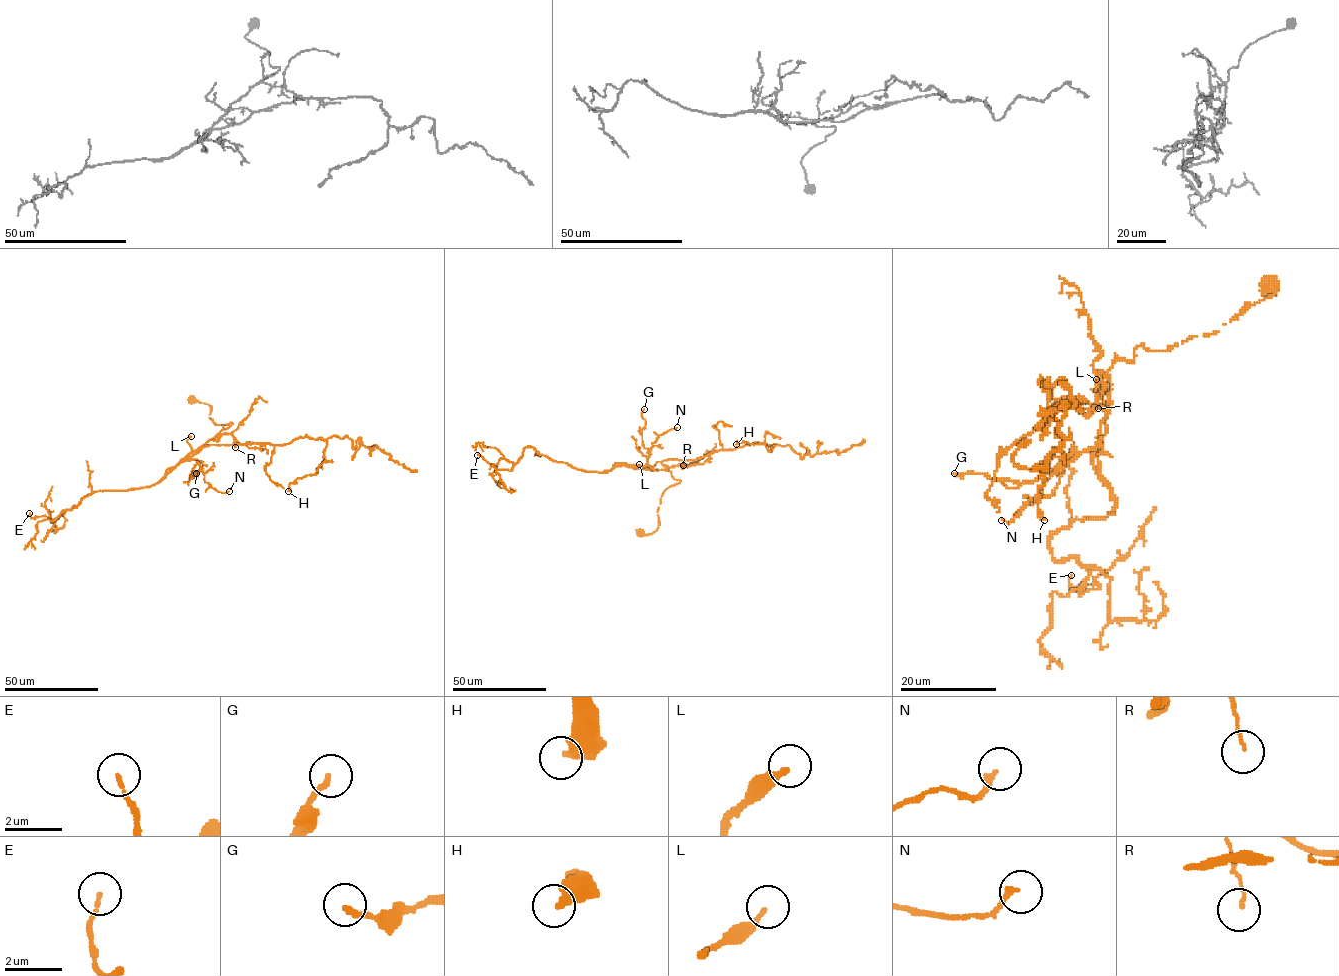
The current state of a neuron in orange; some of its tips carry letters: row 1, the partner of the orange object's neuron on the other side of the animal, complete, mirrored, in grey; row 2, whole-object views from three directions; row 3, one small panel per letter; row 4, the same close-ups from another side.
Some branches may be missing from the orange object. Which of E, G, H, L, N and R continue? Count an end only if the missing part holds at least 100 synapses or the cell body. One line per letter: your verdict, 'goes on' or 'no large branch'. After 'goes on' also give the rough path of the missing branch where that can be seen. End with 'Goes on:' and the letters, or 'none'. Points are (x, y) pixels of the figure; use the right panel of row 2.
E: no large branch
G: no large branch
H: no large branch
L: no large branch
N: no large branch
R: no large branch
Goes on: none

